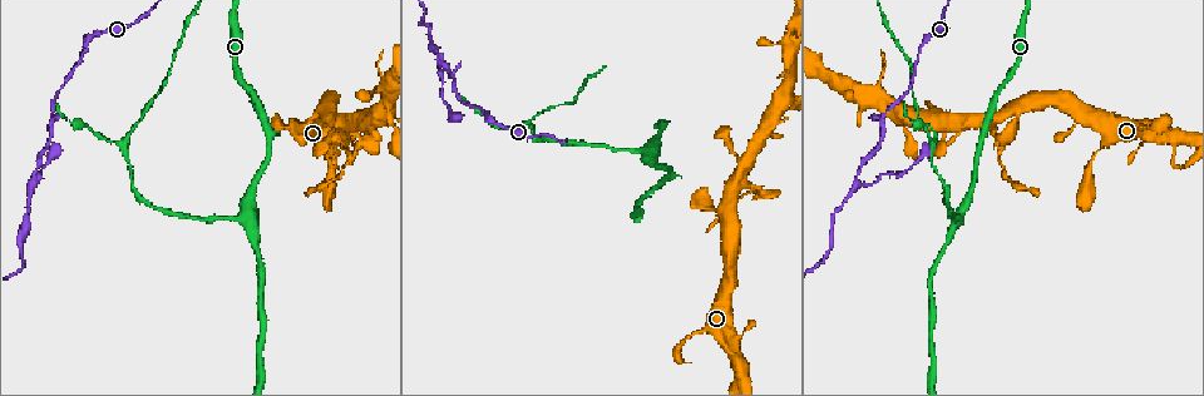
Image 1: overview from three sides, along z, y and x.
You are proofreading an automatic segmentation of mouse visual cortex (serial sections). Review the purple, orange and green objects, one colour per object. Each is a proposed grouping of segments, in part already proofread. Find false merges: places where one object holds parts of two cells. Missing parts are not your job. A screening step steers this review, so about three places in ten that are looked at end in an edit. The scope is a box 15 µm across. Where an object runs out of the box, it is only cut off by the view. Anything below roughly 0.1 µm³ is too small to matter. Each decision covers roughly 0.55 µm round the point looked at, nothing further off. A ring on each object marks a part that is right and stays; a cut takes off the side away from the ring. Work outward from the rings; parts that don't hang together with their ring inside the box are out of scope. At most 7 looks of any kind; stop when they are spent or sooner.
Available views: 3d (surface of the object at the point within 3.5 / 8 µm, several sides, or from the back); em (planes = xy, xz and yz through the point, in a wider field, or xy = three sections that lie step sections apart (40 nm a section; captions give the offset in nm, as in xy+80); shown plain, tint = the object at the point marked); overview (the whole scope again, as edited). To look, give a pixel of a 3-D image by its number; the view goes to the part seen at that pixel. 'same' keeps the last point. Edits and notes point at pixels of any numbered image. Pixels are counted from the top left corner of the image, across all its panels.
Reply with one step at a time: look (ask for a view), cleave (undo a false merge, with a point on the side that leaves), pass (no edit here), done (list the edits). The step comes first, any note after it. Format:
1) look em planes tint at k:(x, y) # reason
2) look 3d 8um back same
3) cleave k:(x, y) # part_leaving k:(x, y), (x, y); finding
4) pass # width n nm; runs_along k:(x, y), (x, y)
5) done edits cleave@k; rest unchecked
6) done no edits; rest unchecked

look 3d 3.5um at 1:(359, 137) # abrupt turn

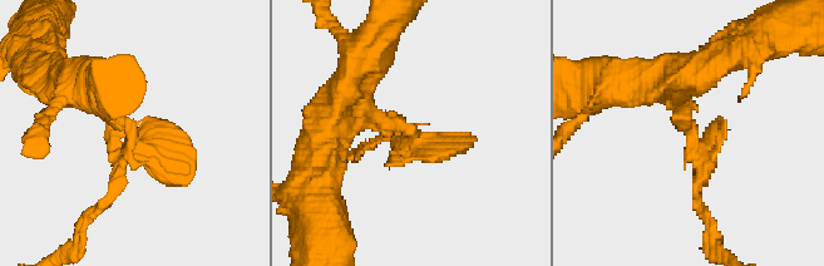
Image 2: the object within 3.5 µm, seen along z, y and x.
look em xy step 2 tint at 2:(410, 128) # now the EM

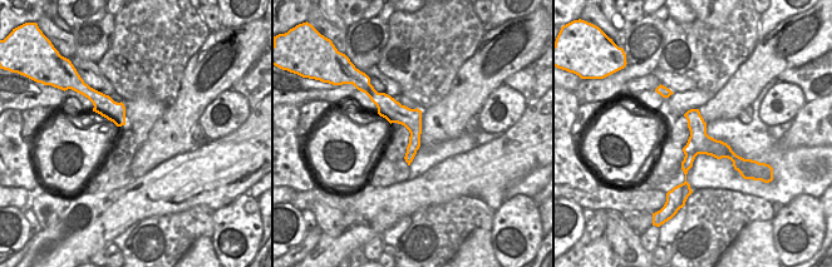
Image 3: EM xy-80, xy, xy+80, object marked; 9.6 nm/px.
look em planes tint same

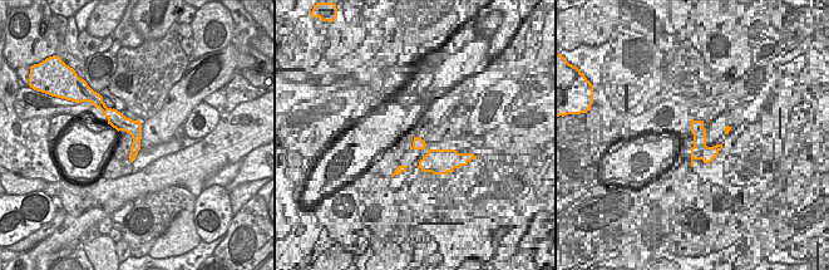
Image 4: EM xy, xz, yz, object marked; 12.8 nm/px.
cleave 2:(174, 132) # width 200 nm; part_leaving 2:(126, 126), (133, 153), (83, 222); a second cell is stuck on

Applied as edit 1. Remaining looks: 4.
look overview # redraw

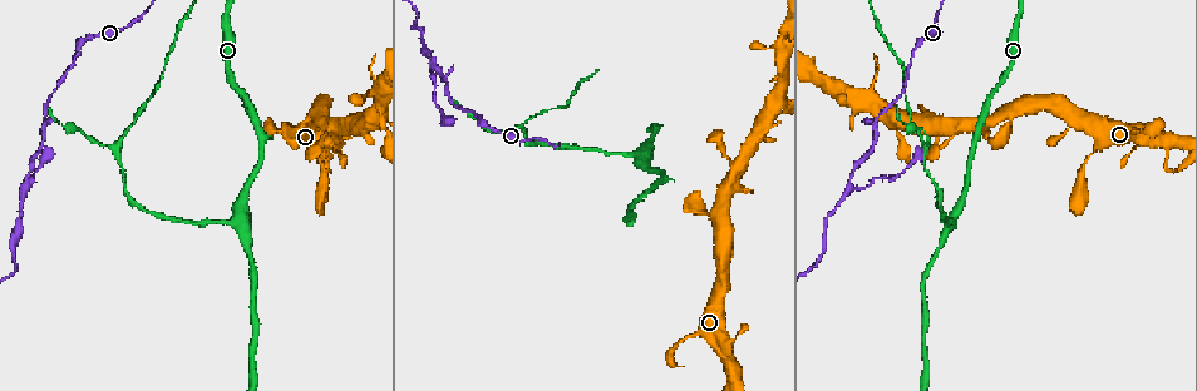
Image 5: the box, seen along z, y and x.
look 3d 3.5um at 5:(642, 154) # three-way junction

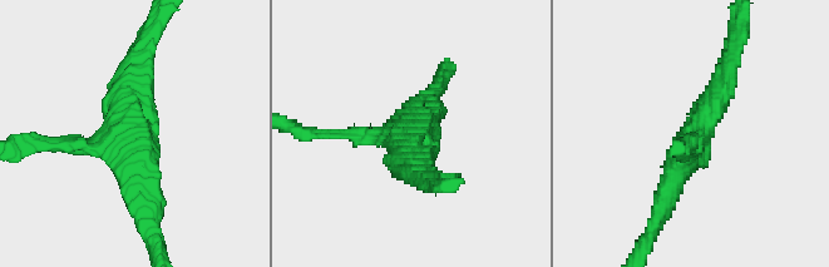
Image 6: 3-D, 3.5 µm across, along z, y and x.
look em xy step 5 tint at 6:(696, 131) # arms 3; arm_widths 150, 300, 300 nm

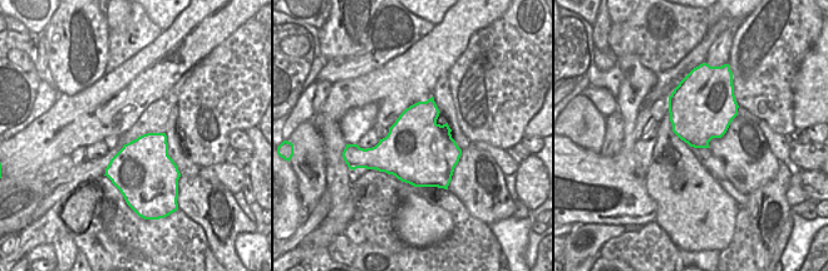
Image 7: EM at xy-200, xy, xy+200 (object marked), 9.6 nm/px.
pass # runs_along 6:(729, 62), (665, 204); one cell here

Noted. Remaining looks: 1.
done edits cleave@2; rest unchecked

